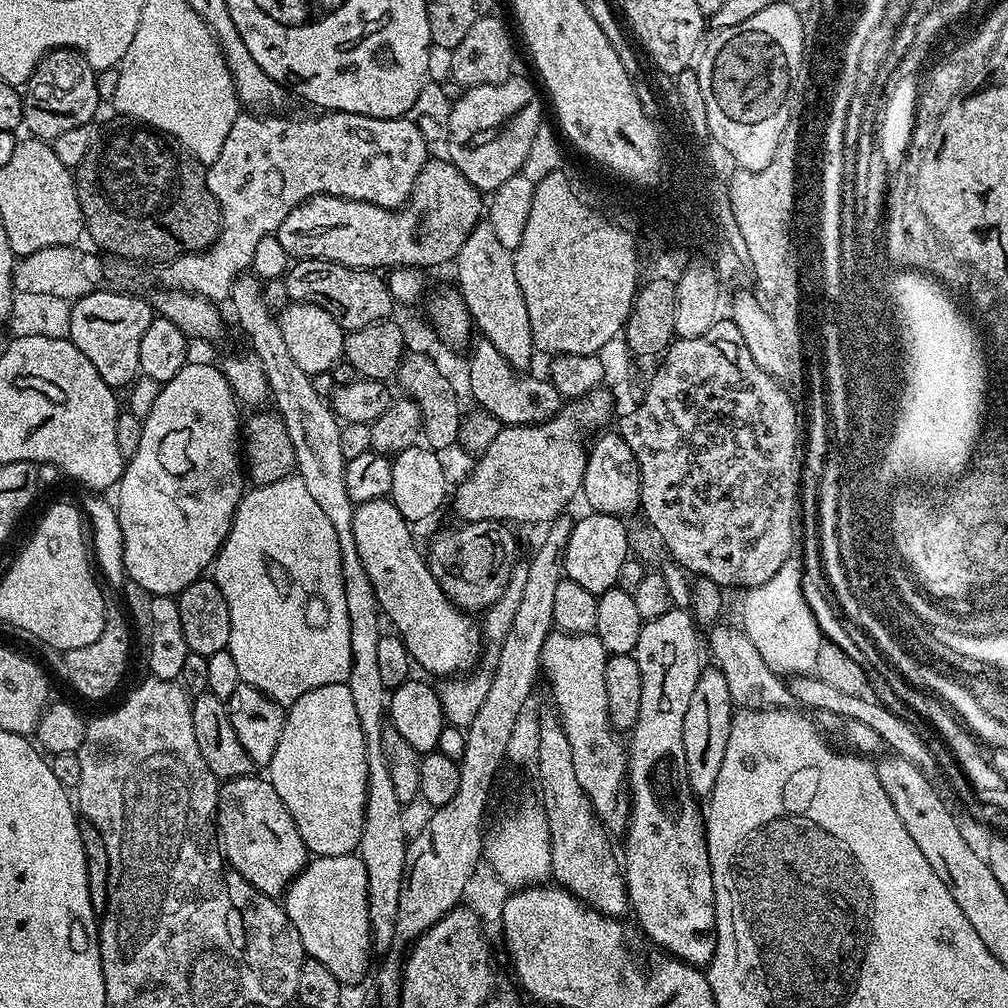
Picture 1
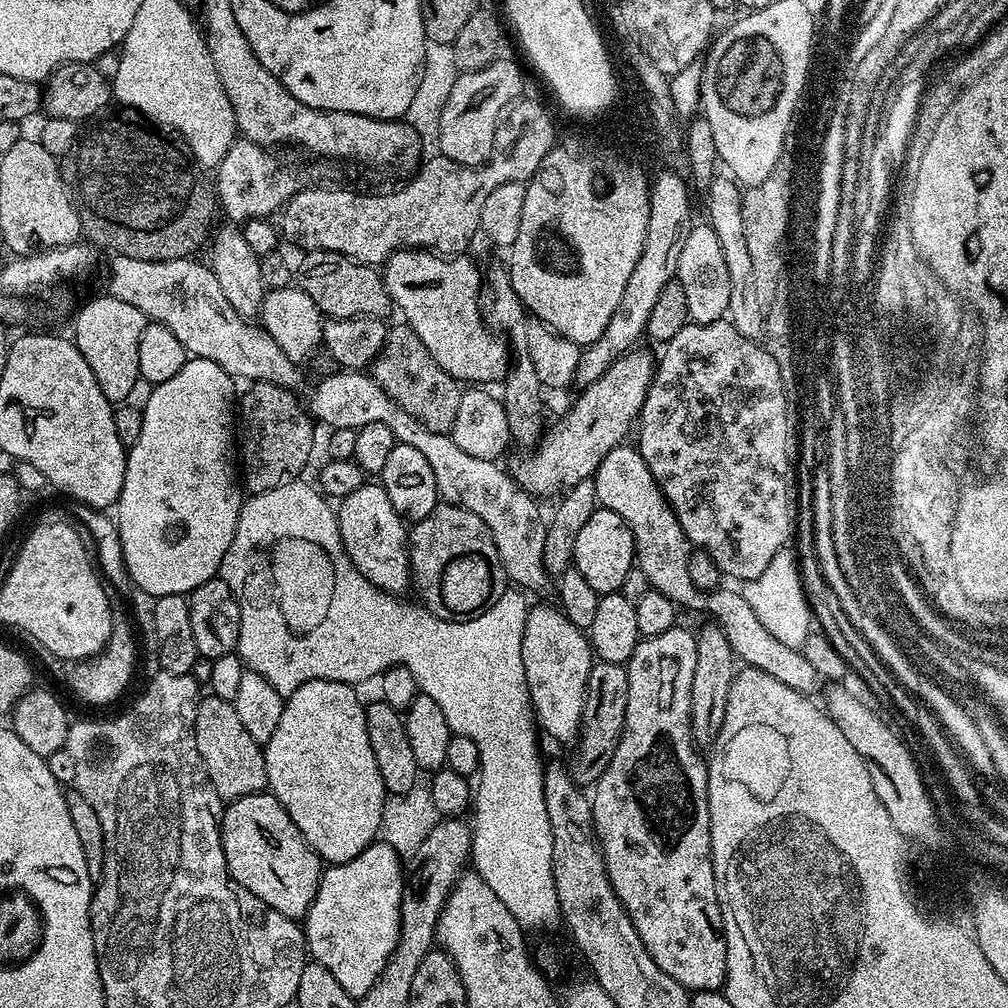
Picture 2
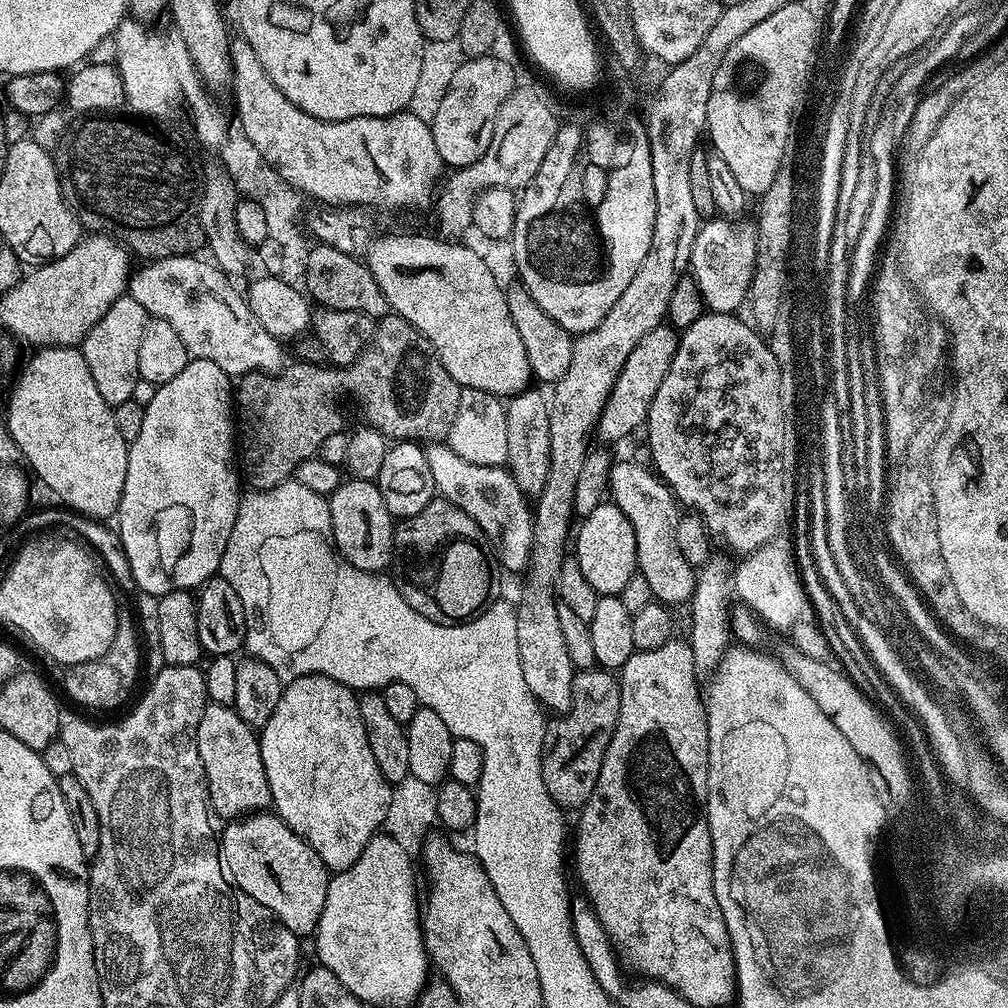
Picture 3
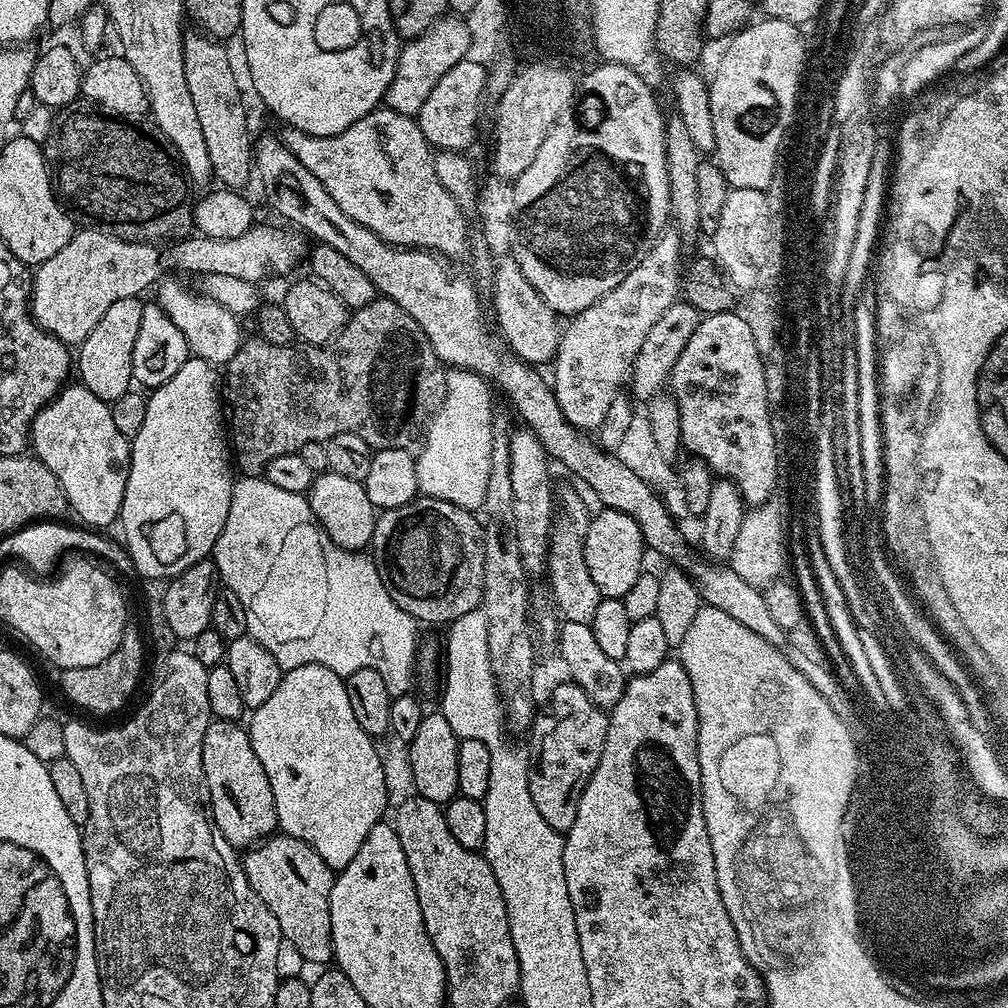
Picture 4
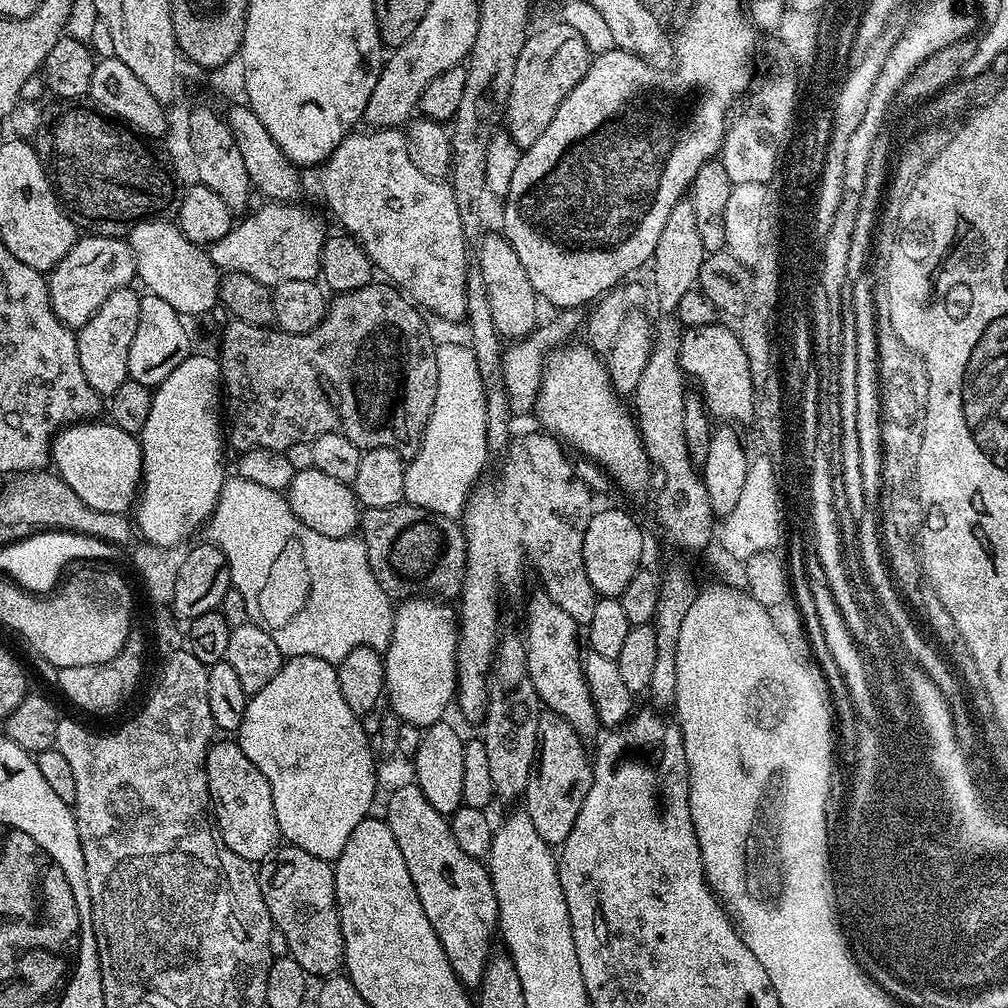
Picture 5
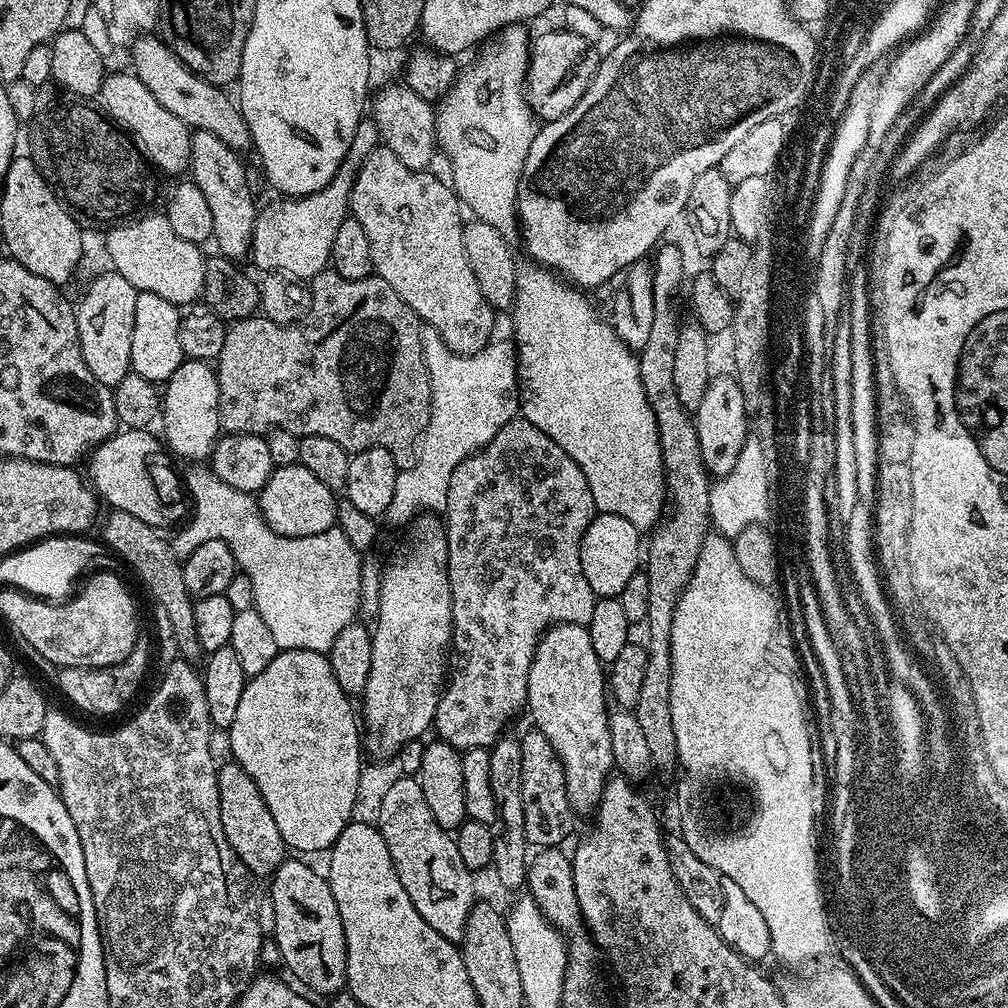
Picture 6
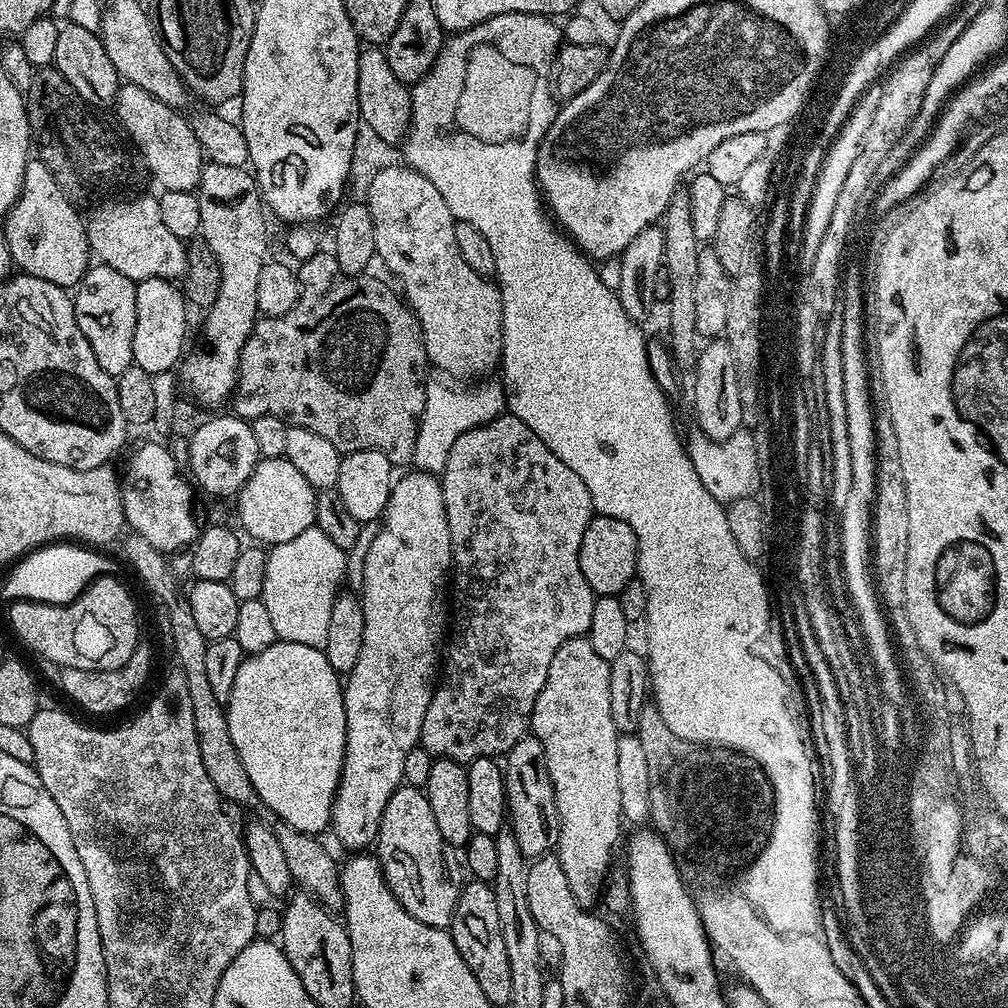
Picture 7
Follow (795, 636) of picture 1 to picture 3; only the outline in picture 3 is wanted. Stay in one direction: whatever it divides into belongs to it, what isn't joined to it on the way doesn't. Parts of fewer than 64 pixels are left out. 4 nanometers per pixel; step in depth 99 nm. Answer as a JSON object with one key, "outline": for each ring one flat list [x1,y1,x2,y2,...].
{"outline":[[773,538,753,549,736,564,735,595,756,613,766,624,791,629,792,623,801,619,806,612,804,583,794,563,794,552,787,539]]}

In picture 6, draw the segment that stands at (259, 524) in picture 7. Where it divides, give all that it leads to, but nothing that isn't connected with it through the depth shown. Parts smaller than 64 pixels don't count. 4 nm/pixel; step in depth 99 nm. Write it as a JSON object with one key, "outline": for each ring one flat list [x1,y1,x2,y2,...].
{"outline":[[300,463,277,467,258,494,258,503,266,523,283,536,322,534,337,527,337,493,326,486,326,482,314,478,314,474,310,474,310,470,306,470,306,466]]}

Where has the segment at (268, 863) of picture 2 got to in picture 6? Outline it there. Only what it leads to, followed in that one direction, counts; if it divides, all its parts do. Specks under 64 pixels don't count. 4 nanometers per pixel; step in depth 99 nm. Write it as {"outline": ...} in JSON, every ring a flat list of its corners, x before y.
{"outline":[[285,858,270,877,272,885,266,888,266,894,274,902,273,937,278,944,283,967,288,967,309,988,309,993,317,992,312,994,331,998,345,987,348,978,346,934,338,902,334,902,325,873,315,872,300,860,303,859]]}

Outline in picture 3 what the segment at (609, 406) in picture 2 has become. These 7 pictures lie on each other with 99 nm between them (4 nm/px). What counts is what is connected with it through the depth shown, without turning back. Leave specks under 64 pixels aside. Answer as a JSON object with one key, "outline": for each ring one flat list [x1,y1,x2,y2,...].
{"outline":[[661,326,650,330,634,350,630,350,630,358,626,358,626,366,618,374,618,382,614,382,614,390,606,402,600,415,598,436,604,440,620,440,631,434,635,428,645,425,648,411,654,402,654,394,658,394,658,386,662,386,662,378,666,378,666,370,670,370,670,362,674,362,674,354,680,345,677,329]]}

